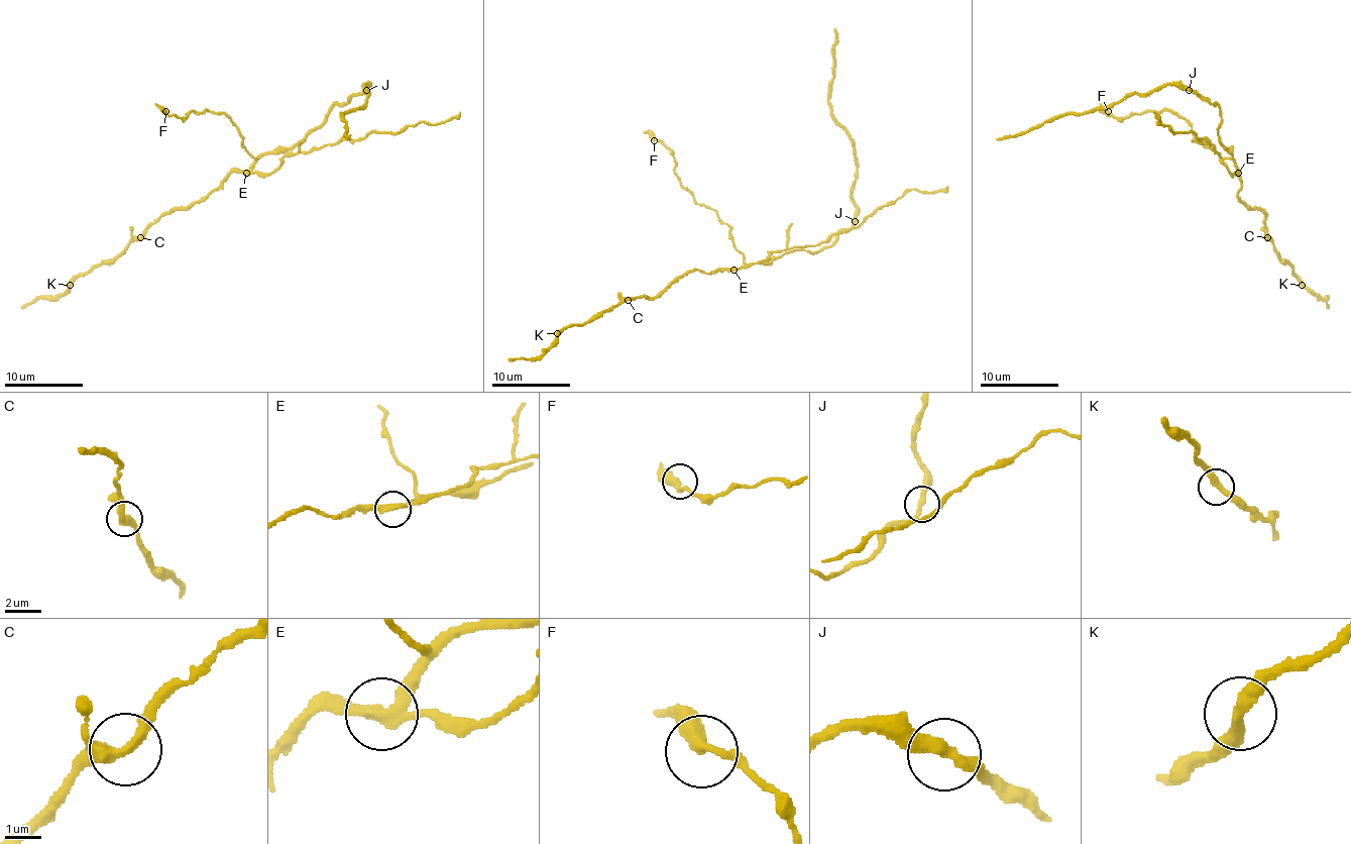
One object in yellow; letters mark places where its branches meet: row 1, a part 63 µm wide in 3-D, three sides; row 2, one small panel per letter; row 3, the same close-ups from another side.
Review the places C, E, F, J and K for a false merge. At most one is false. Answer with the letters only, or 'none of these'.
E

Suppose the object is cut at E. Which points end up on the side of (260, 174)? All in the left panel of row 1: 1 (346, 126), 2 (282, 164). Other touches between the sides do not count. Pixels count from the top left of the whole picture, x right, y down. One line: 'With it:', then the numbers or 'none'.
With it: 2

